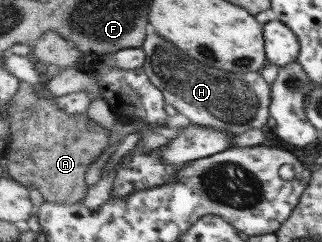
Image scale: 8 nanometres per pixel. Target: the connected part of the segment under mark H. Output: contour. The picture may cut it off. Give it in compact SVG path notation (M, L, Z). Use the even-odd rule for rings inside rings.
M150 33L144 46L146 63L143 68L156 87L163 90L165 100L179 113L190 118L192 124L213 127L233 135L242 135L250 129L267 132L266 123L271 116L272 88L260 72L230 72L208 67L194 61L158 33Z

